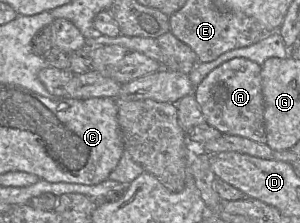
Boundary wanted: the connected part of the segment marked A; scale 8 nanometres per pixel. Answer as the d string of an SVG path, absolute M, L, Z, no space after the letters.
M234 58L211 71L194 89L205 122L222 134L241 136L266 144L261 66L246 58Z

